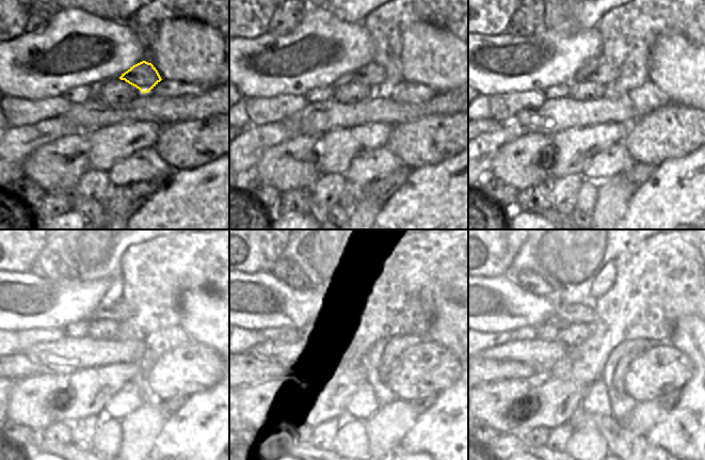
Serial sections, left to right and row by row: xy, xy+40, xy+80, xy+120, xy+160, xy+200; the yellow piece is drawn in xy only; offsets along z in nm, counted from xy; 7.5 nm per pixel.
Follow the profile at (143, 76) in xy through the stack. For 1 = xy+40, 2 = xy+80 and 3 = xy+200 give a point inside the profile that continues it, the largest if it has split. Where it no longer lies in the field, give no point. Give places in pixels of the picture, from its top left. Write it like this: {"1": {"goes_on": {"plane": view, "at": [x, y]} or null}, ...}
{"1": {"goes_on": {"plane": "xy+40", "at": [372, 75]}}, "2": {"goes_on": {"plane": "xy+80", "at": [601, 72]}}, "3": {"goes_on": {"plane": "xy+200", "at": [564, 314]}}}

